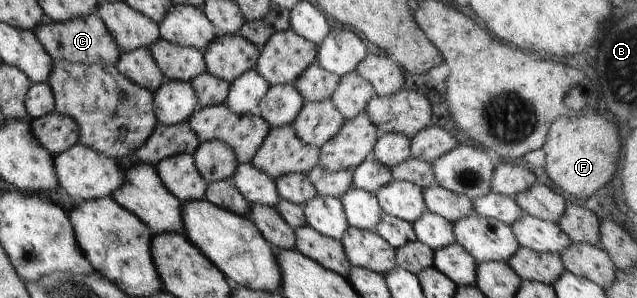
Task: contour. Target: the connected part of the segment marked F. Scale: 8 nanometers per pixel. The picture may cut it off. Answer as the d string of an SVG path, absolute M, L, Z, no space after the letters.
M584 115L574 119L558 117L548 131L544 151L546 151L544 169L554 187L585 201L600 187L610 183L618 169L620 161L618 127L600 115Z

